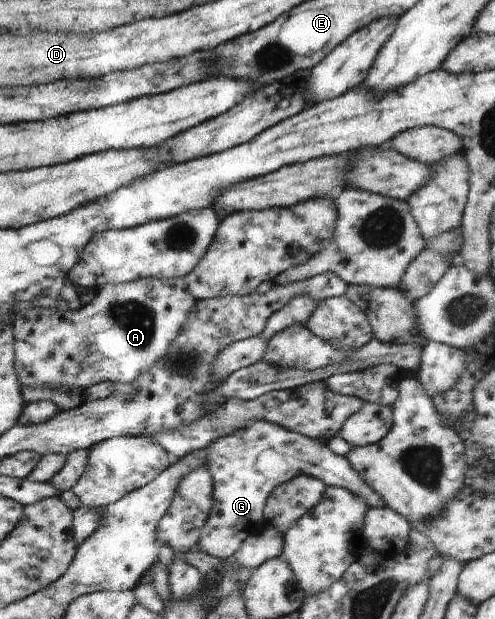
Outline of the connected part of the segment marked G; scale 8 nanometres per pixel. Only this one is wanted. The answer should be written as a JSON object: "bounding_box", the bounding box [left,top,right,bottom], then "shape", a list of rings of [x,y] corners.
{"bounding_box":[196,421,386,559],"shape":[[[251,421],[251,425],[241,427],[217,441],[213,441],[206,448],[205,457],[206,469],[213,479],[213,504],[207,517],[207,522],[199,529],[199,541],[196,548],[207,555],[218,559],[232,557],[241,543],[251,534],[254,525],[263,520],[263,511],[269,495],[283,483],[291,481],[300,474],[308,477],[315,477],[329,487],[341,487],[347,489],[349,493],[361,497],[367,507],[381,508],[386,507],[383,499],[379,497],[367,483],[359,476],[359,473],[351,467],[346,457],[335,455],[323,441],[312,439],[299,433],[289,431],[285,427],[269,423],[269,421]]]}

